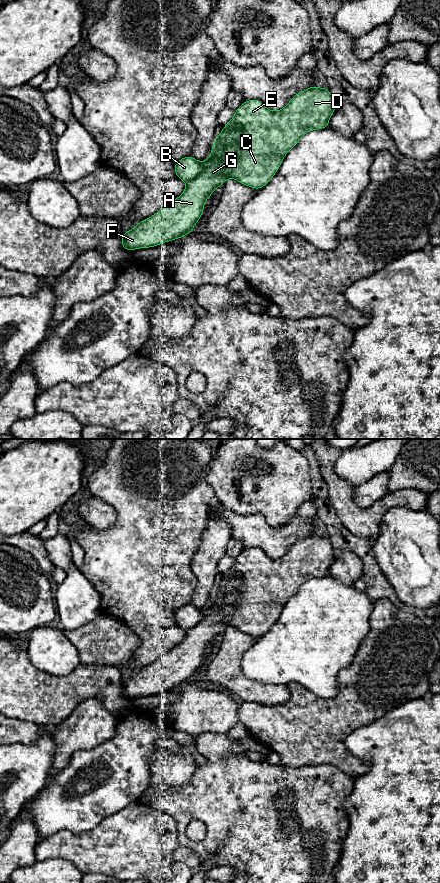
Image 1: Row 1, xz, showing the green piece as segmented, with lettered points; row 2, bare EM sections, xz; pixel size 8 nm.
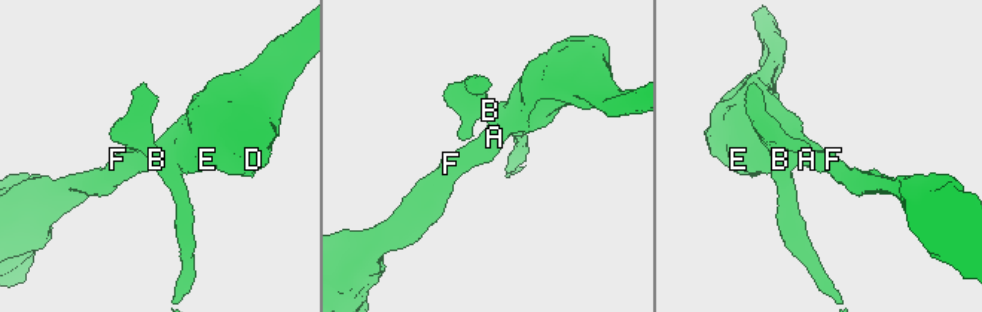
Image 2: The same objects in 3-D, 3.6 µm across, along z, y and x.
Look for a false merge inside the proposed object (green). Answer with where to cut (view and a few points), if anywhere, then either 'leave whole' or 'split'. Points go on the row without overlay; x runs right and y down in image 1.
cut in xz along (205, 610), (202, 618), (186, 631); split

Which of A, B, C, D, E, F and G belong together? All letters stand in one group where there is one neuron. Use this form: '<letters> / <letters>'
A C D E F G / B

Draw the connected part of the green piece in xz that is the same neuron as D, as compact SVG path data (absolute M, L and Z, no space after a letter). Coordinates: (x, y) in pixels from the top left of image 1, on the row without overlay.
M316 533L298 540L284 556L277 559L266 556L258 547L245 548L215 586L202 620L186 631L185 638L175 648L122 681L122 695L127 699L151 696L191 682L202 665L206 648L229 626L260 638L271 629L286 602L299 591L304 582L328 575L336 555L337 551L329 536Z

